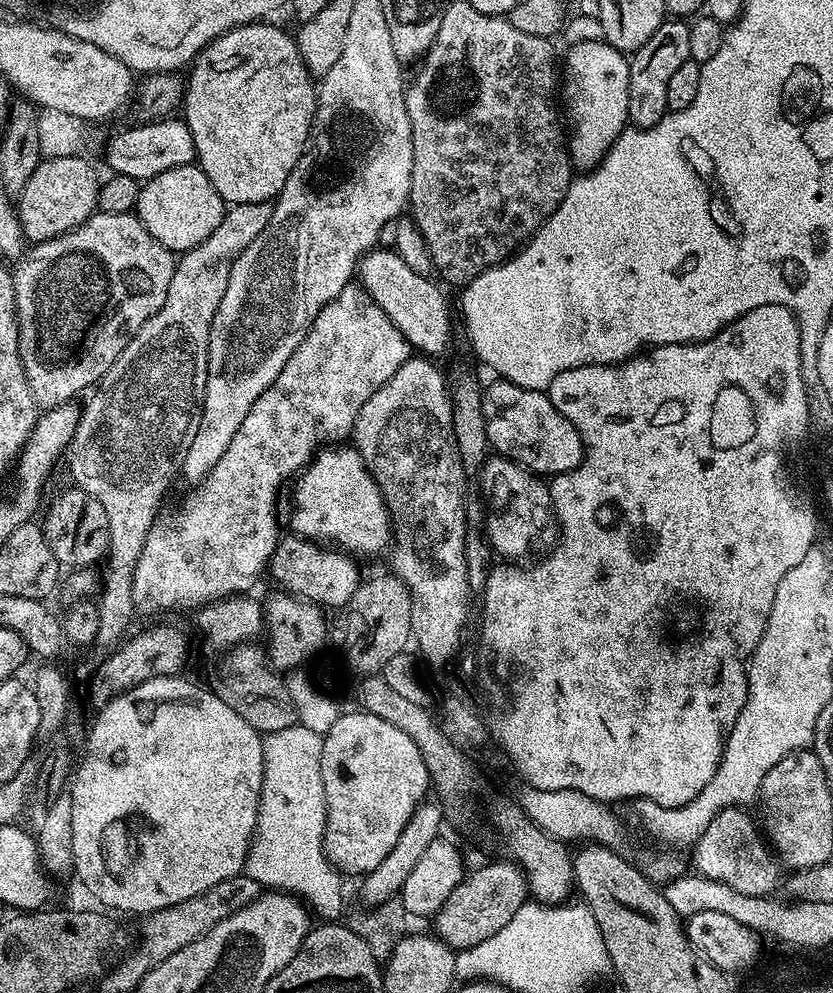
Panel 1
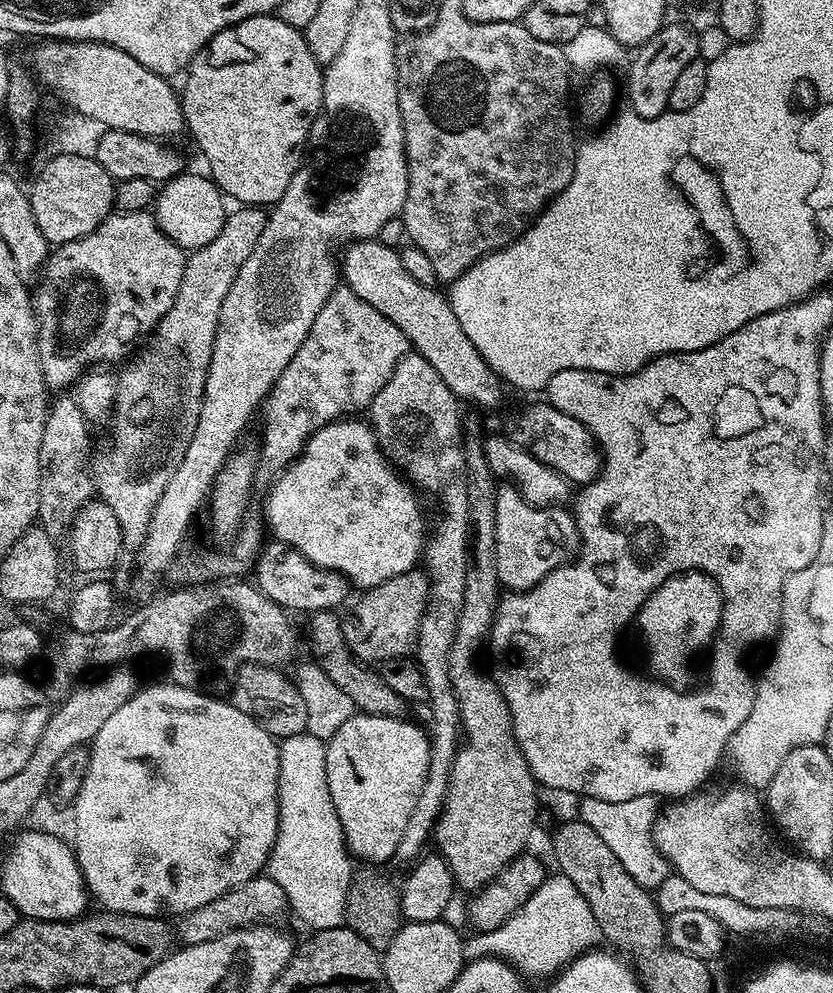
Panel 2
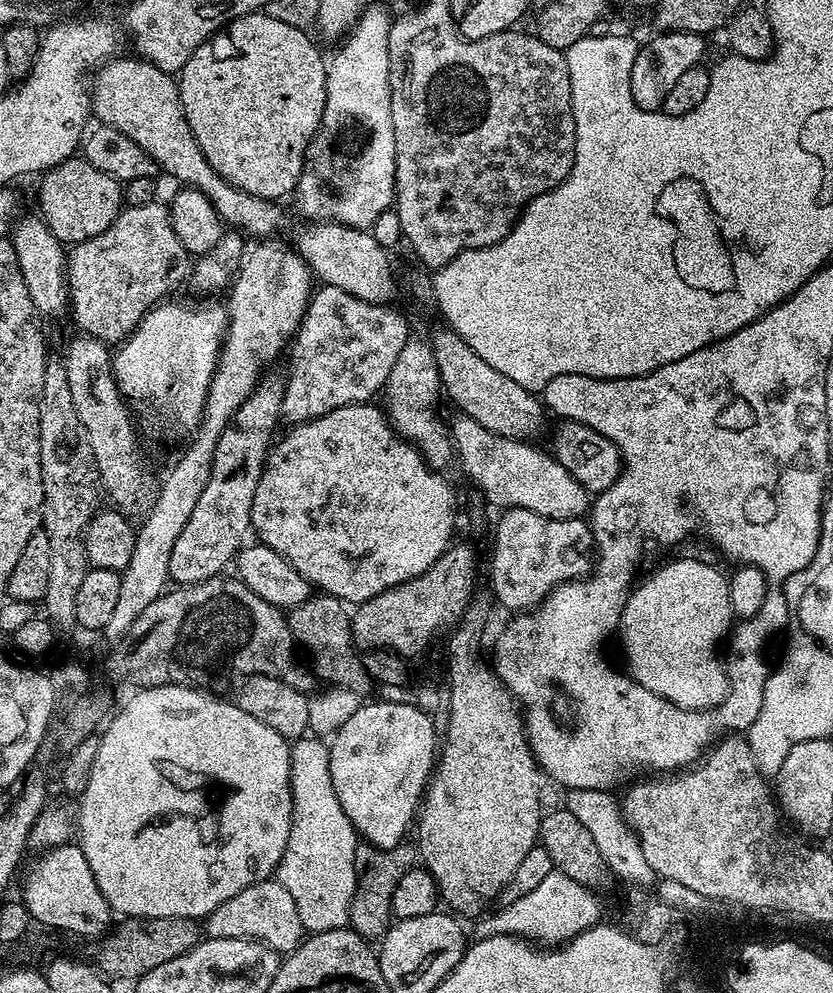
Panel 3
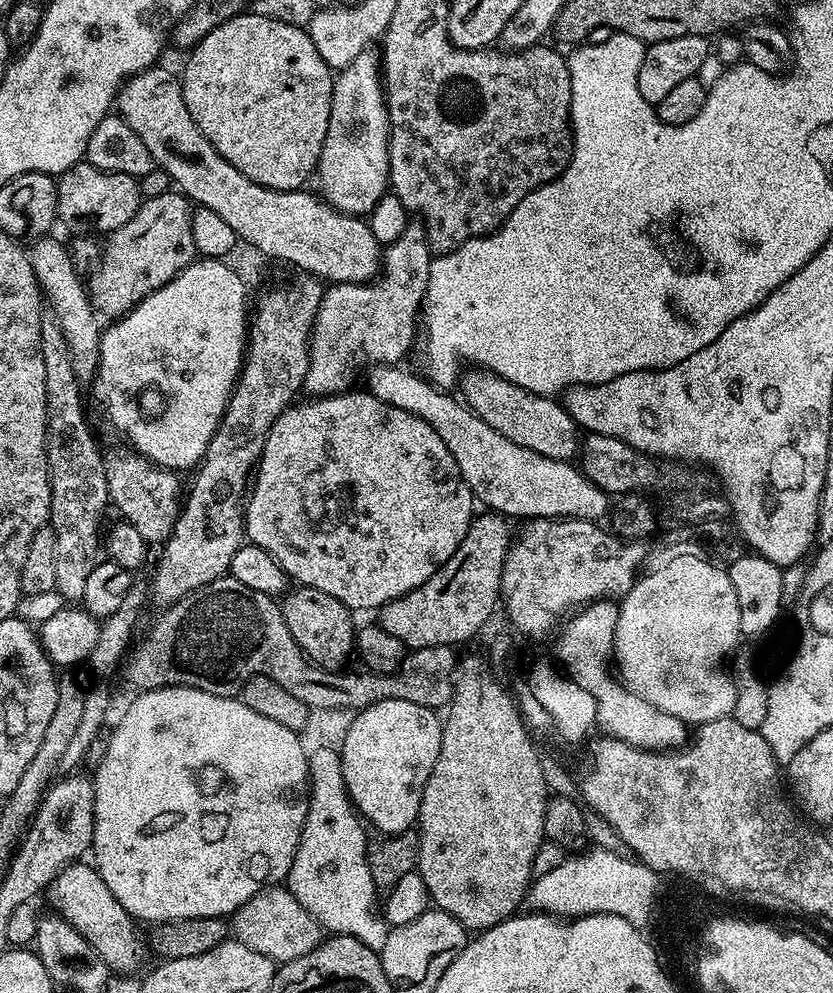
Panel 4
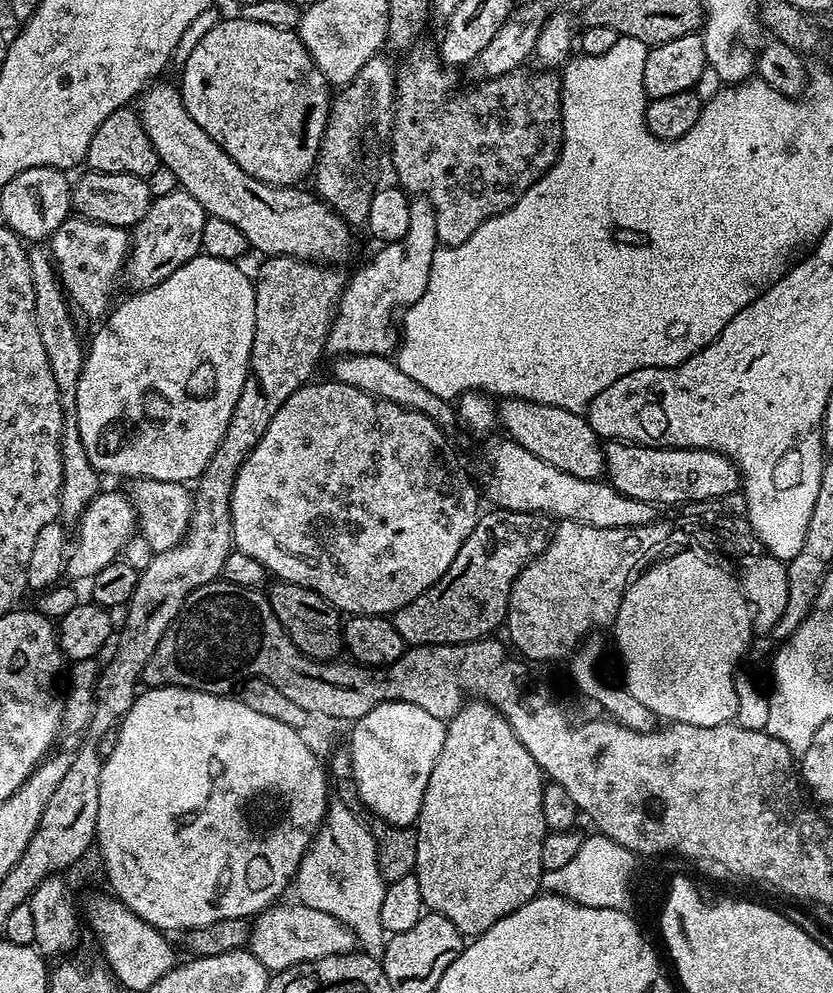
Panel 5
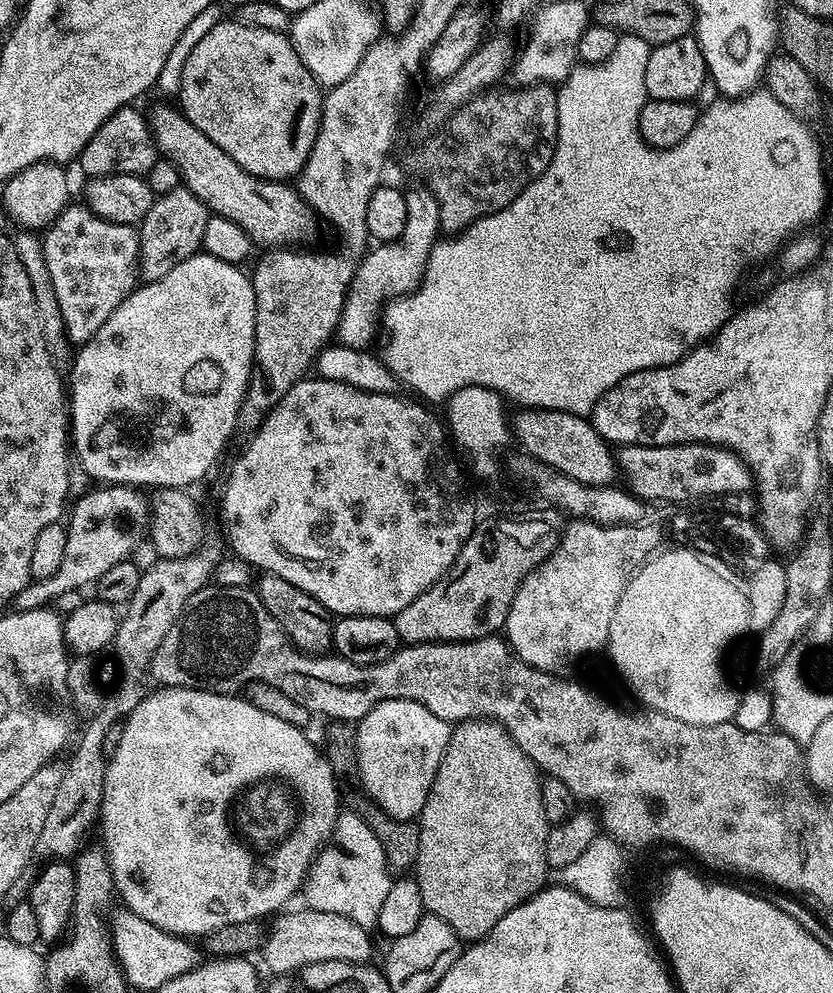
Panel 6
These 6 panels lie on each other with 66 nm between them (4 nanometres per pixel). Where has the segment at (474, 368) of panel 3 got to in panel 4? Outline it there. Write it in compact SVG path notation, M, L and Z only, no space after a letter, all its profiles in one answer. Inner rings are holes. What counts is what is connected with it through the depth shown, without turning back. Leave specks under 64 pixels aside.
M468 371L472 372L466 373L460 384L464 391L463 403L474 414L478 414L486 426L498 430L502 438L510 438L510 442L518 442L518 446L526 446L526 450L534 450L534 454L555 460L571 461L579 453L582 432L563 403L551 396L539 396L530 390L522 390L520 386L506 382L490 371Z

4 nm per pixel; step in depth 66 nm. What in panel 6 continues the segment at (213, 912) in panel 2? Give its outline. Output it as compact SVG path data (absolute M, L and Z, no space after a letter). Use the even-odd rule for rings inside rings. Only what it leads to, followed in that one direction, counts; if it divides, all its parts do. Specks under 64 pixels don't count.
M313 908L303 911L285 911L277 915L276 925L273 928L271 925L267 933L262 957L264 956L272 974L296 972L302 966L310 966L314 962L341 960L351 964L367 964L373 959L372 940L368 937L371 936L369 929L358 926L358 922L350 918L342 918L342 914L326 914Z

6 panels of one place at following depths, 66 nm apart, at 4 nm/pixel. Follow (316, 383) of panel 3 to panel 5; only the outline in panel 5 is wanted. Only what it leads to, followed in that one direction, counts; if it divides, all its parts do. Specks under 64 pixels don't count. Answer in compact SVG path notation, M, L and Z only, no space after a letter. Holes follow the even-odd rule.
M425 196L410 199L410 230L398 242L377 247L372 261L364 264L353 276L347 277L344 293L340 295L335 313L332 317L332 328L328 331L327 351L333 357L374 354L388 356L395 353L398 347L398 313L418 302L430 282L430 262L438 247L438 226L434 222L434 206Z

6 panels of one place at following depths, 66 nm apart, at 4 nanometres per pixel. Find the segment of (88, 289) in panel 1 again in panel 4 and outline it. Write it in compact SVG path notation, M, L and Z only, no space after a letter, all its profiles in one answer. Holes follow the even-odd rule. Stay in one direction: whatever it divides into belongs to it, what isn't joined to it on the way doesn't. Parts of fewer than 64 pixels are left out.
M169 190L158 198L144 200L138 214L134 214L134 218L126 222L126 226L111 233L107 239L109 240L108 248L106 244L106 251L99 261L100 269L97 270L92 284L90 280L90 303L97 313L105 312L110 316L109 318L124 317L136 304L142 302L148 295L154 294L160 287L166 286L185 267L197 259L198 253L192 233L193 211L193 205L183 192Z

